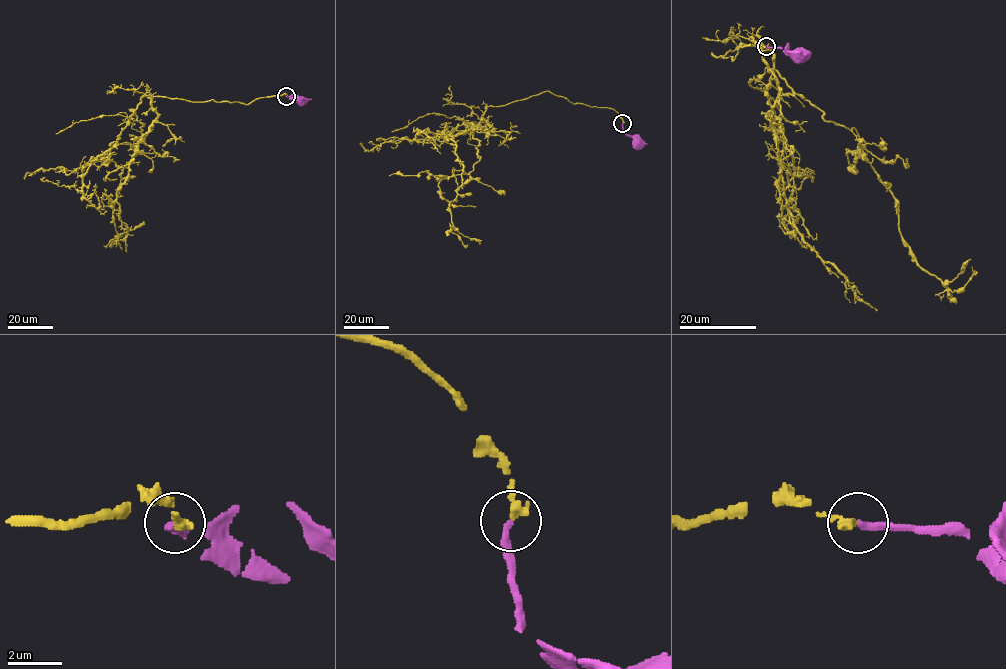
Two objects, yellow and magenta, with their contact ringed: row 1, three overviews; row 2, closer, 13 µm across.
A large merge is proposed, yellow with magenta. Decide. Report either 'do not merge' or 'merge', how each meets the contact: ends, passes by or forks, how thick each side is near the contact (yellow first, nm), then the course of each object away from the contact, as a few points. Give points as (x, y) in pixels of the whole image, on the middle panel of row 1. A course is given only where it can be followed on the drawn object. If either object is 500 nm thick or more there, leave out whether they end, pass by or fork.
merge | yellow ends | magenta ends | 320/240 nm | yellow via (622, 123), (612, 108), (548, 91), (488, 106), (471, 129), (480, 158), (450, 202), (452, 230), (468, 244) | magenta via (622, 123), (623, 132), (633, 136), (637, 143)

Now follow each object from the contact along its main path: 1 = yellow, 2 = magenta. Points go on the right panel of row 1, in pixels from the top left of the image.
1: (766, 46), (711, 53), (763, 44), (856, 137), (912, 258), (952, 291), (972, 266)
2: (766, 46), (799, 56)

